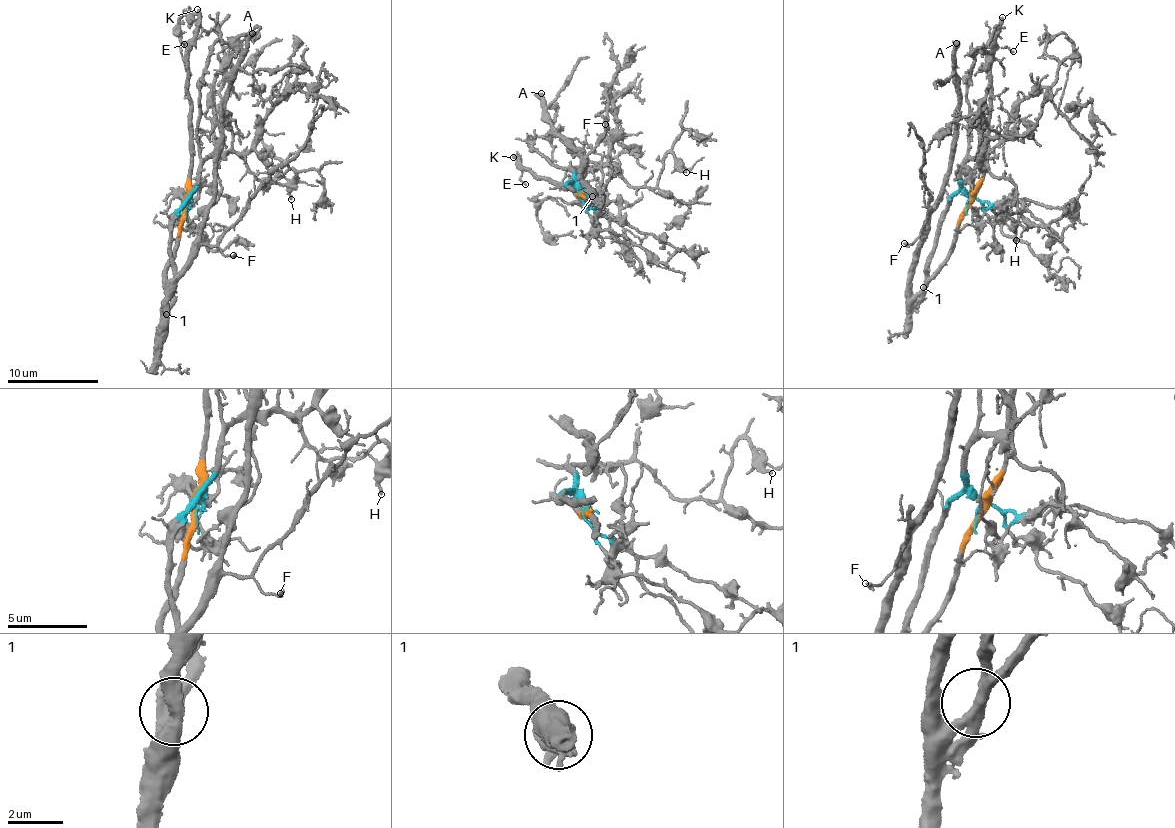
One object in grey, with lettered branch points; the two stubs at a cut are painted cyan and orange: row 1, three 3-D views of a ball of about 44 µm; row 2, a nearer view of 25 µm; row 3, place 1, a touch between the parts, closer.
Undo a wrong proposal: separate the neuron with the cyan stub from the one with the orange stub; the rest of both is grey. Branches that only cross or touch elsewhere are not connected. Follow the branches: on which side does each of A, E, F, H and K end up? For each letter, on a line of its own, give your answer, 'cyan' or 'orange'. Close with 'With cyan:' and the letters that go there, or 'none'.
A: orange
E: orange
F: orange
H: cyan
K: orange
With cyan: H

